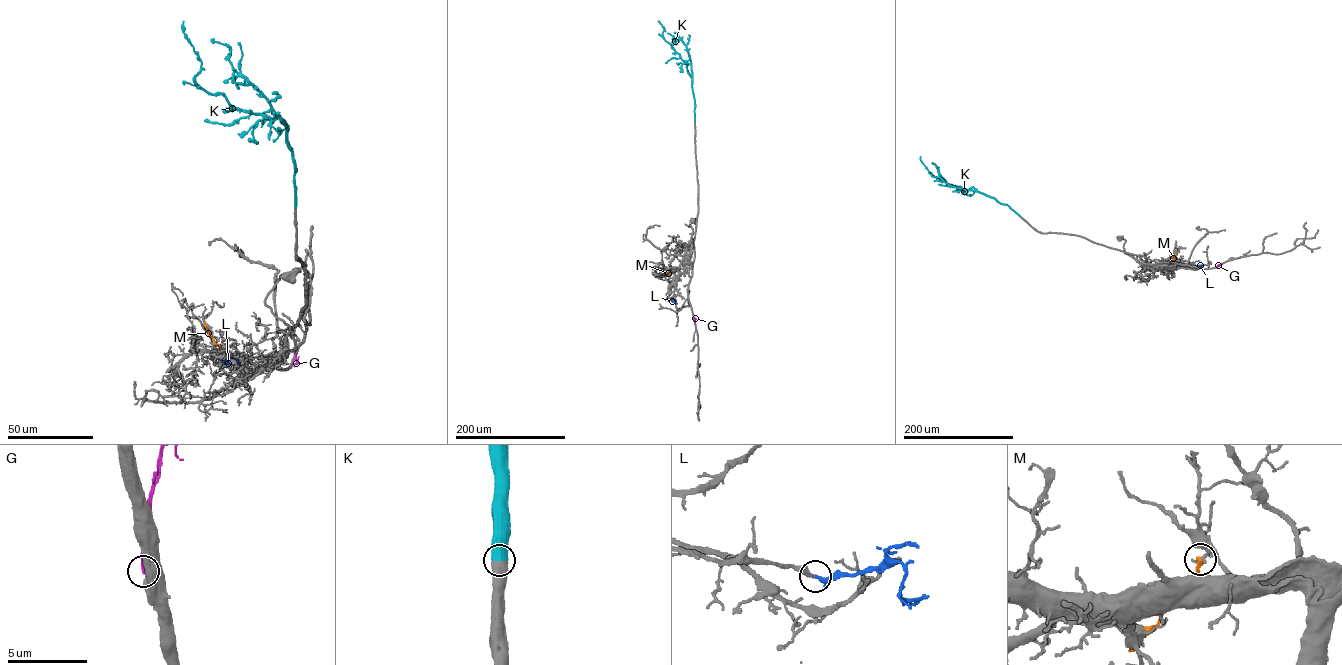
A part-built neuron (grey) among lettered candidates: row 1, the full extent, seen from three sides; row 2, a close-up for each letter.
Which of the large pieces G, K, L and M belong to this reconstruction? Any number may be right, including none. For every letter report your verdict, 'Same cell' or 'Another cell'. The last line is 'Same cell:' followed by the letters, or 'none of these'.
G: Another cell
K: Same cell
L: Same cell
M: Another cell
Same cell: K, L

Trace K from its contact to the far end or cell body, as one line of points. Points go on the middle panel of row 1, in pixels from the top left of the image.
K: (695, 121), (691, 65), (664, 39), (664, 28), (659, 21)

